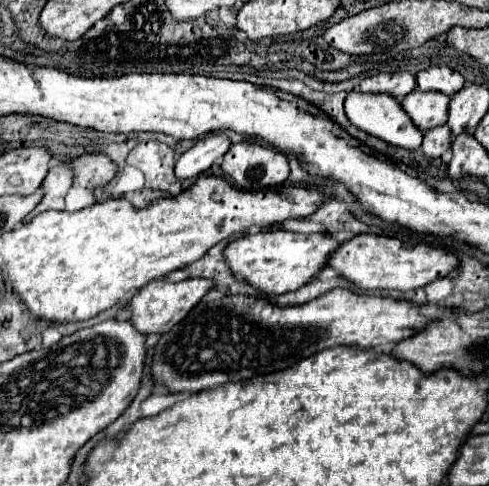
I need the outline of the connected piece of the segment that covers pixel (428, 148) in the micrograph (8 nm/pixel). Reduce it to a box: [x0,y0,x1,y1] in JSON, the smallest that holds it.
[422,126,452,162]

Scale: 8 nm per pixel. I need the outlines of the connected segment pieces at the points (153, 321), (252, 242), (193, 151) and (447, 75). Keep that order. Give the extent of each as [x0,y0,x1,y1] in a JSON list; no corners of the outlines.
[[128,278,212,334],[224,230,340,296],[174,134,230,180],[416,66,464,96]]

